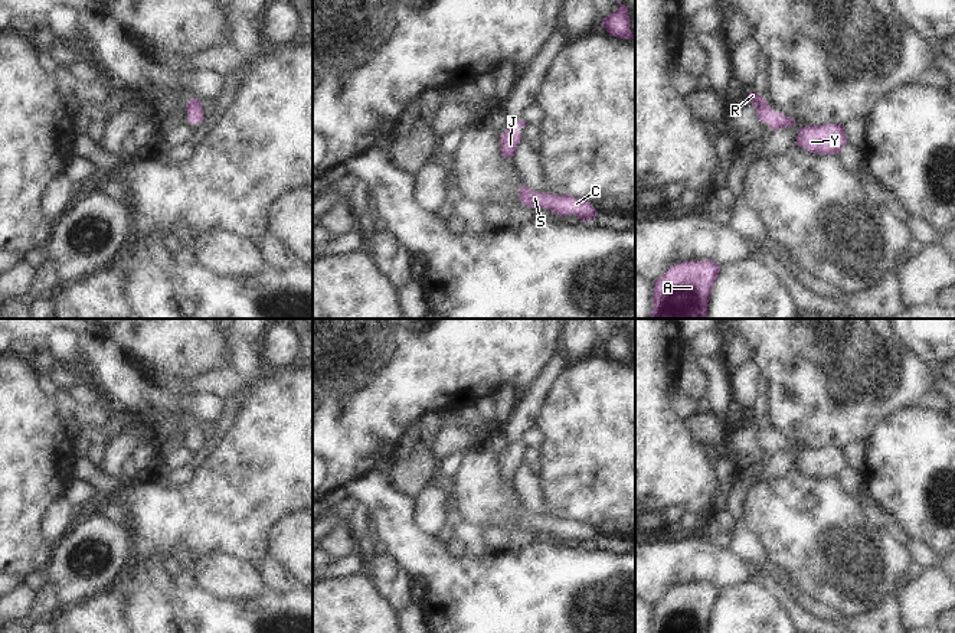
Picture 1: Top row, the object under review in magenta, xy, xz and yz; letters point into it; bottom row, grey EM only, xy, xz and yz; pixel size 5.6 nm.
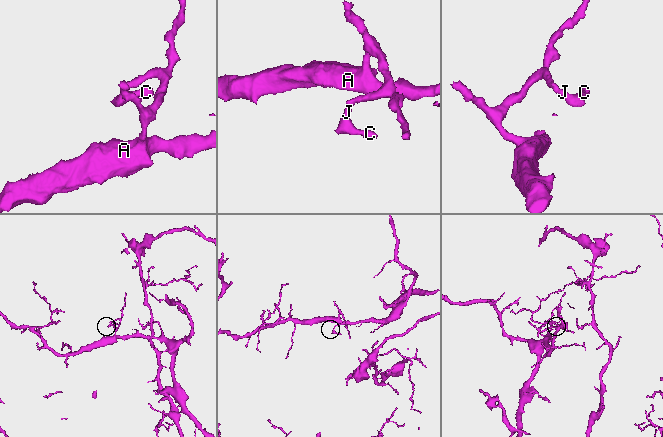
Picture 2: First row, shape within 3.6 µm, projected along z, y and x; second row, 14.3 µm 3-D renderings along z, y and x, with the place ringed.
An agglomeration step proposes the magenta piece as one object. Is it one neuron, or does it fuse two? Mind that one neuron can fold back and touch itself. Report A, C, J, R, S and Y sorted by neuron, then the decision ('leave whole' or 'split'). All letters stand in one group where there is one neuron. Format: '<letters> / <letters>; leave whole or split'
A C J R S Y; leave whole

